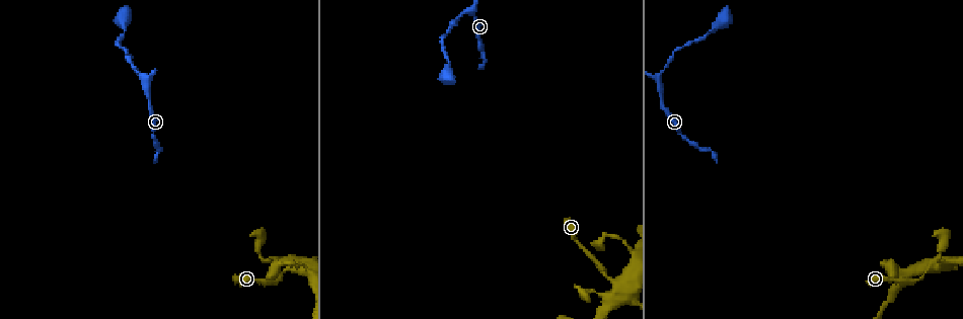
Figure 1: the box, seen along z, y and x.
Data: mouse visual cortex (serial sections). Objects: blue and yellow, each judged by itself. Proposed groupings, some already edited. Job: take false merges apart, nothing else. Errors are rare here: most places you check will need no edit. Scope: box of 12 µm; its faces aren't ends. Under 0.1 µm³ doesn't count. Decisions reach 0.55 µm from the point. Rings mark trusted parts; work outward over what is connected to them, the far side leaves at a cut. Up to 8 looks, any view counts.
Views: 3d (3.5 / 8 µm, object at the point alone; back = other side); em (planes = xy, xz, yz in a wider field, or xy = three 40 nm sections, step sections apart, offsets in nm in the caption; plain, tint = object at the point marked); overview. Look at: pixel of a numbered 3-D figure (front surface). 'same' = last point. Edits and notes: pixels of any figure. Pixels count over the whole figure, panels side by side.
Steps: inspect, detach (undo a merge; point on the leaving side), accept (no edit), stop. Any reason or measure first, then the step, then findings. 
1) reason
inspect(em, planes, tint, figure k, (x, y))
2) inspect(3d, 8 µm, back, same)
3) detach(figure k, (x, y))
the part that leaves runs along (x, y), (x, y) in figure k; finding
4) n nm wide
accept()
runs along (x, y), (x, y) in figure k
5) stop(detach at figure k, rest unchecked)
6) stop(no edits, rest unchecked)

inspect(3d, 8 µm, figure 1, (664, 66))

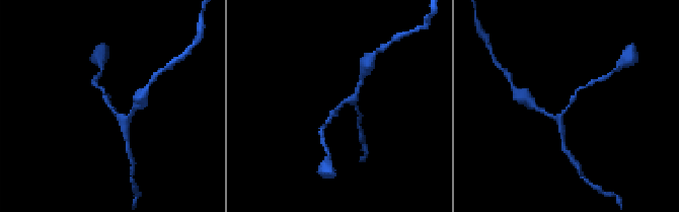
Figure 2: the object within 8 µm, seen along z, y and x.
arms of 150, 250 nm; now the EM
inspect(em, planes, tint, figure 2, (110, 106))

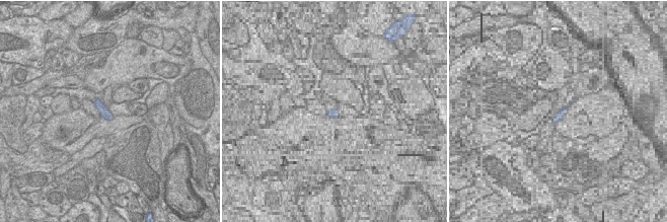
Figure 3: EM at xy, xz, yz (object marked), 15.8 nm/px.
accept()
continuous, no second cell

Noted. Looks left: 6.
thick turns thin
inspect(3d, 3.5 µm, figure 1, (449, 62))

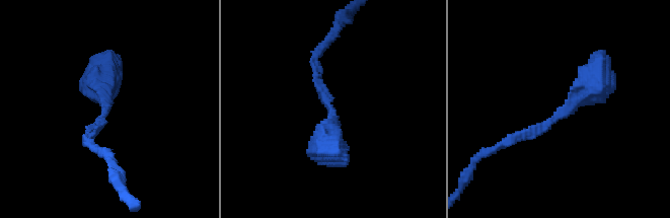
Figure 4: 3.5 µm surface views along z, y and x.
arms of 100, 450 nm; need the tissue
inspect(em, xy, step 2, tint, figure 4, (567, 112))

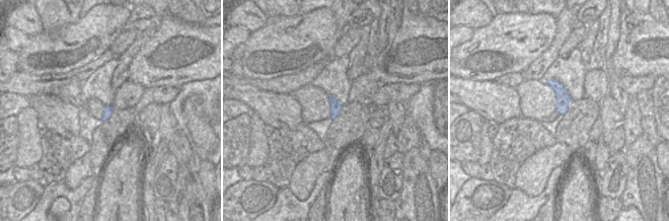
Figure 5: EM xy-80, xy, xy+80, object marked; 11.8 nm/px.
accept()
runs along (511, 139), (563, 115), (602, 55) in figure 4; all the same cell

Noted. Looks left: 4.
sharp bend
inspect(3d, 3.5 µm, figure 1, (270, 261))

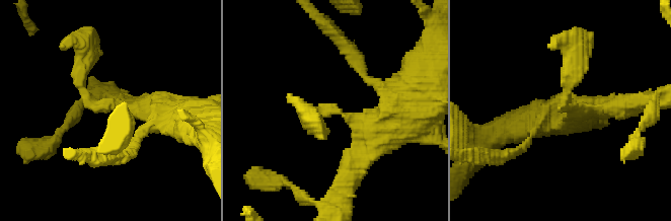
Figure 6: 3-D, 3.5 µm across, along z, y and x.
inspect(em, planes, tint, figure 6, (335, 110))

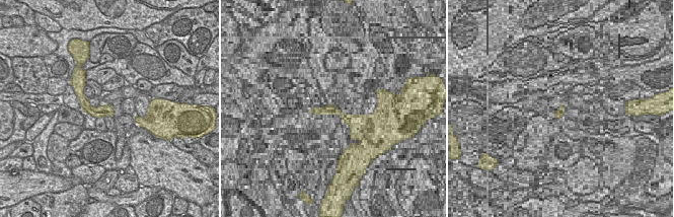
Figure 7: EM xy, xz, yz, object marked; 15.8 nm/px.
accept()
runs along (79, 94), (93, 112), (110, 113) in figure 7; all the same cell

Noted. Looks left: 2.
calibre changes
inspect(em, xy, step 1, tint, figure 1, (298, 264))

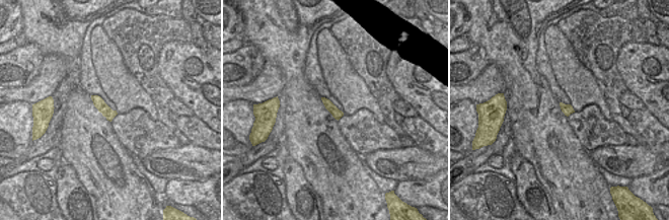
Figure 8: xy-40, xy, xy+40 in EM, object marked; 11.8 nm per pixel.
inspect(3d, 3.5 µm, same)

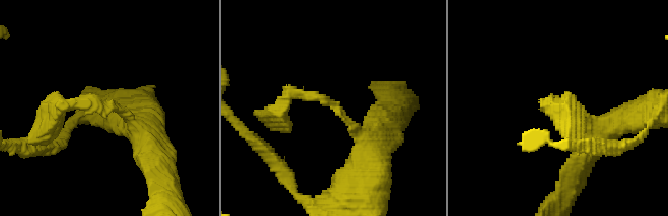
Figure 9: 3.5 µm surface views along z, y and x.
accept()
runs along (139, 125), (98, 103), (52, 113) in figure 9; all the same cell

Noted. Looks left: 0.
stop(no edits, rest unchecked)

